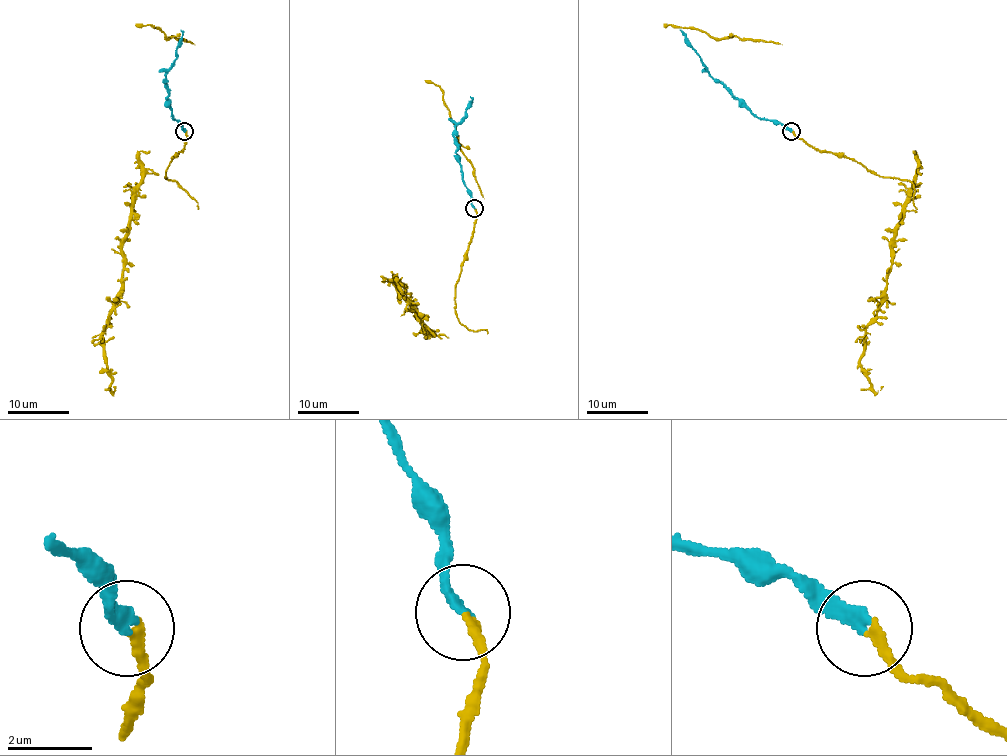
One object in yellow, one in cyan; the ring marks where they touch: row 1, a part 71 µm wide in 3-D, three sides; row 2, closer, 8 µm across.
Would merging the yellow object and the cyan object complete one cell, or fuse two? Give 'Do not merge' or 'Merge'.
Merge

